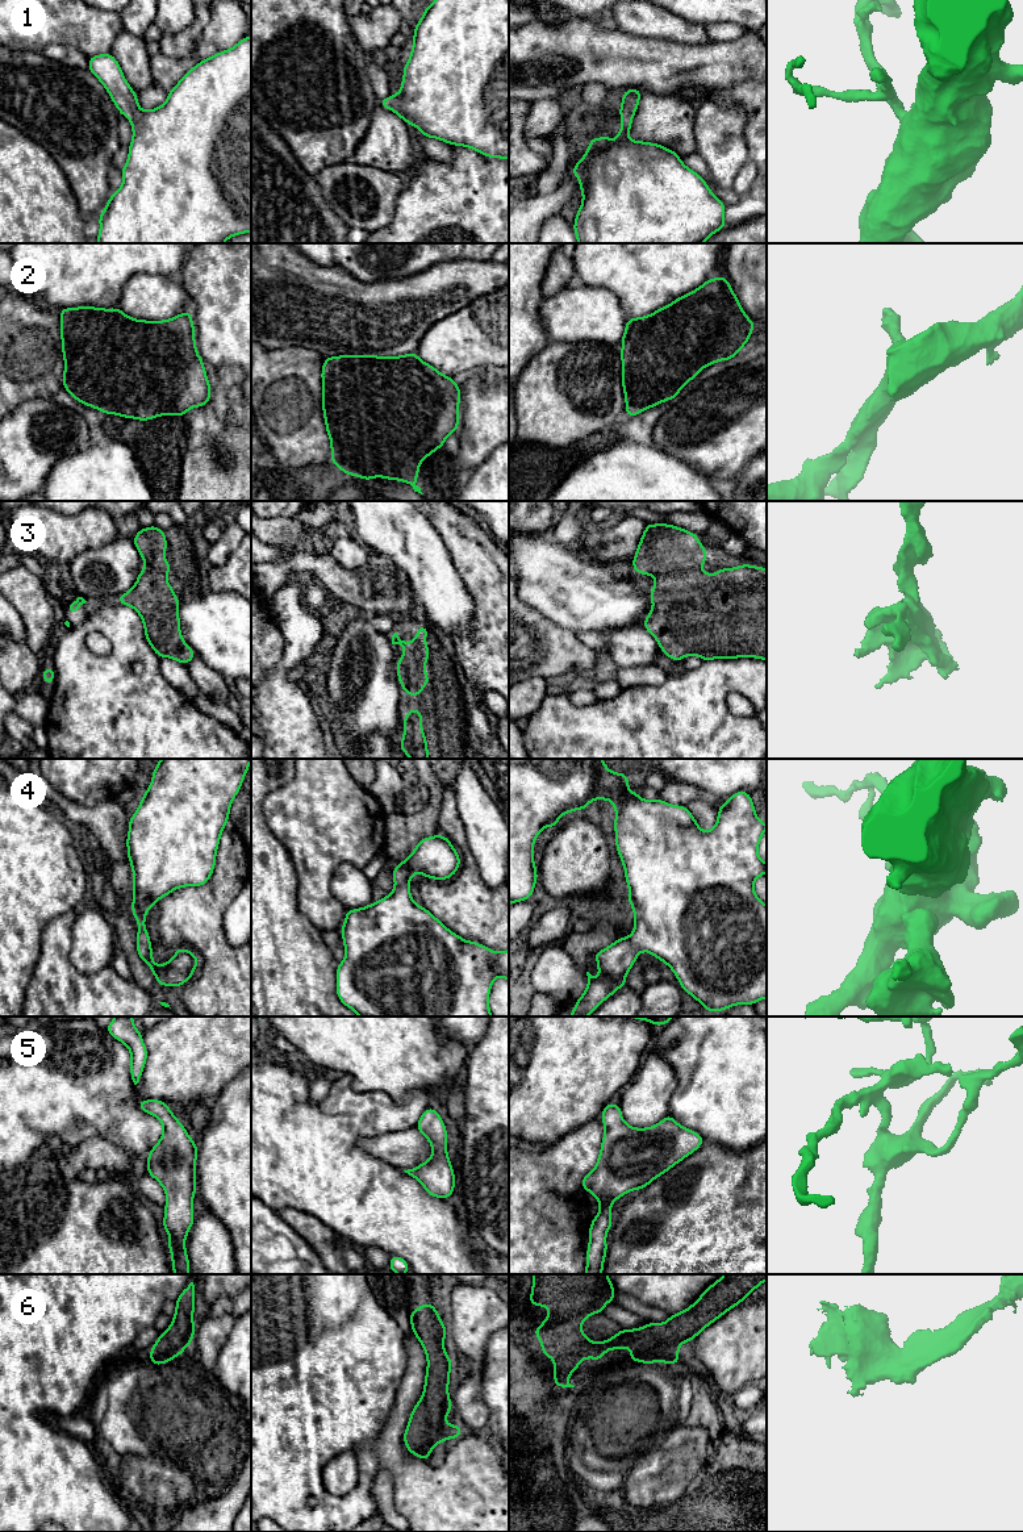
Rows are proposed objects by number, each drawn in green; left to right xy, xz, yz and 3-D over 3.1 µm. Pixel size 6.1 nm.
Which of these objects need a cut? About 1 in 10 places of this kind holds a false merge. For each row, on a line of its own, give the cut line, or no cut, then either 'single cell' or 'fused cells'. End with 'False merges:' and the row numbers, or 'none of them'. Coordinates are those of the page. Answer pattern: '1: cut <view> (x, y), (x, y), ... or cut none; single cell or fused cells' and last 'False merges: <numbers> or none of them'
1: cut none; single cell
2: cut none; single cell
3: cut none; single cell
4: cut none; single cell
5: cut none; single cell
6: cut none; single cell
False merges: none of them

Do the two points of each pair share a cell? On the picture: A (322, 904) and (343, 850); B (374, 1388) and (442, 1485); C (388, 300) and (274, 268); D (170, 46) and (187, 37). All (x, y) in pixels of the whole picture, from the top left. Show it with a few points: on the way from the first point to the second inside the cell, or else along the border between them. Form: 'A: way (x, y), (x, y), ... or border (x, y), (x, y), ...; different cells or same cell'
A: way (322, 890), (322, 871), (330, 863); same cell
B: border (401, 1381), (387, 1423), (376, 1437); different cells
C: way (359, 300), (303, 297); same cell
D: way (174, 45), (179, 45), (183, 41); same cell

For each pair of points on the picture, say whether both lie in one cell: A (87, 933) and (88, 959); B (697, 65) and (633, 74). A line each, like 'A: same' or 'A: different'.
A: same
B: same

